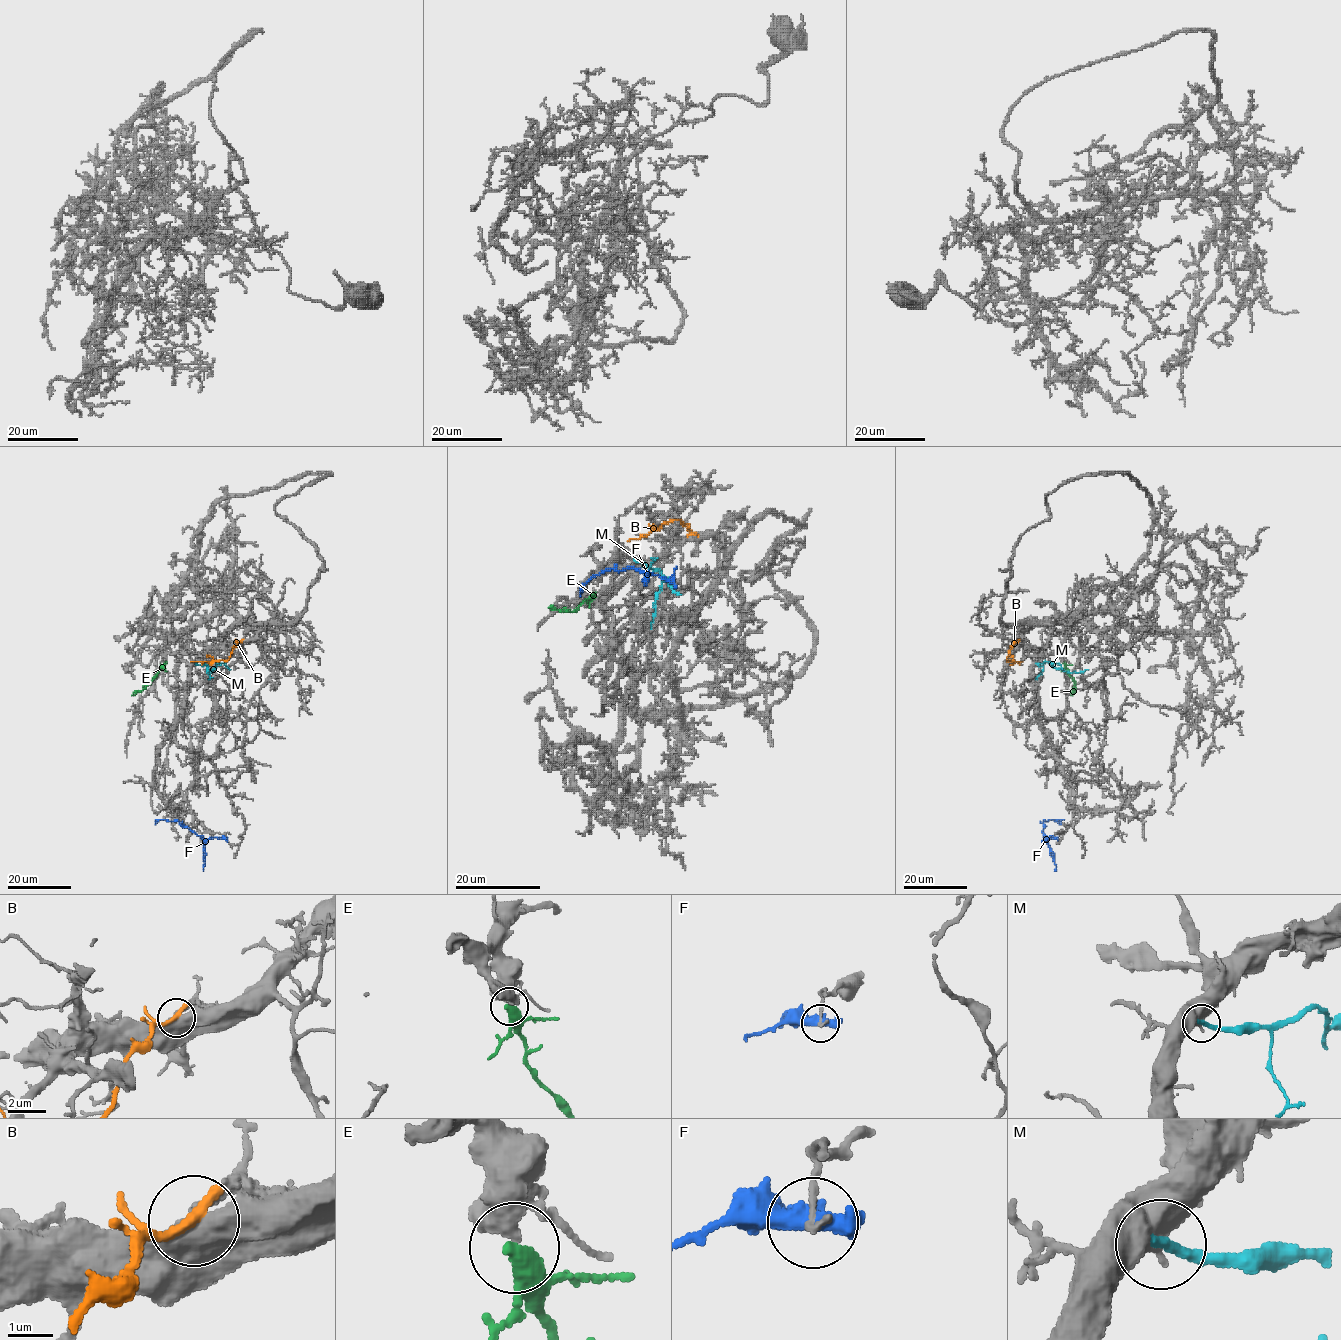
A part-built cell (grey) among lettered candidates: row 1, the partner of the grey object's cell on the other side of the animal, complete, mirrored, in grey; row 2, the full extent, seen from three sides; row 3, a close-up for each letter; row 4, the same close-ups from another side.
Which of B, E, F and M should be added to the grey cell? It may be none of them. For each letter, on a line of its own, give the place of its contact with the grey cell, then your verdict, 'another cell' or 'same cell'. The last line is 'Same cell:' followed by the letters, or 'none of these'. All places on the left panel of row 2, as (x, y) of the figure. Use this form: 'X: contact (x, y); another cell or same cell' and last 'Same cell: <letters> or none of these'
B: contact (241, 641); another cell
E: contact (165, 662); same cell
F: contact (225, 839); another cell
M: contact (195, 664); another cell
Same cell: E

